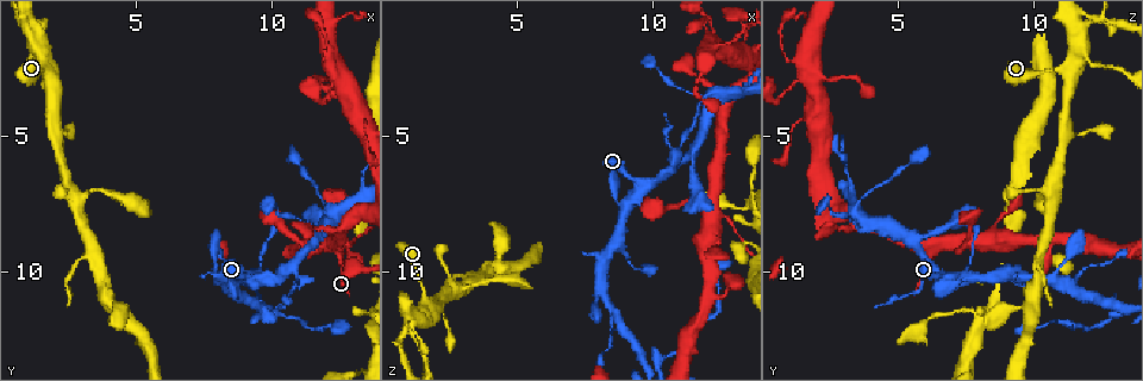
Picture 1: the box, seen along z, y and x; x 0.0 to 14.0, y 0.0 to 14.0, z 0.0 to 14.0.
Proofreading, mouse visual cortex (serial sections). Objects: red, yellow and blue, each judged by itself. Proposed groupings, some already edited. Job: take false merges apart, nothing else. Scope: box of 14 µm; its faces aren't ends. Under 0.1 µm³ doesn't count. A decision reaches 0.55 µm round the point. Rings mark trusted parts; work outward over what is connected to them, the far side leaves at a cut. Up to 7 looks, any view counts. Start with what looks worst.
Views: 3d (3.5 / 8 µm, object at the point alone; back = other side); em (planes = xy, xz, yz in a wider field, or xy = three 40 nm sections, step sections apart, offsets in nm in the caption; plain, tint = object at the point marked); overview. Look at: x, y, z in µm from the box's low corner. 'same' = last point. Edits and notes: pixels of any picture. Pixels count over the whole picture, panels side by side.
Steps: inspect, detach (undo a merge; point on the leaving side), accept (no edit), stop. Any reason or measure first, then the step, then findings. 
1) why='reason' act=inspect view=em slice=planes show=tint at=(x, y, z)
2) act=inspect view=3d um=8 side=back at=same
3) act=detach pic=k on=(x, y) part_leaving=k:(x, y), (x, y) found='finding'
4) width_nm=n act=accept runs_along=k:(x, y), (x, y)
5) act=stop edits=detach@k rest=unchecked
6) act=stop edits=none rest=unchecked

why='sudden change in width' act=inspect view=3d um=3.5 at=(12.2, 2.9, 1.5)

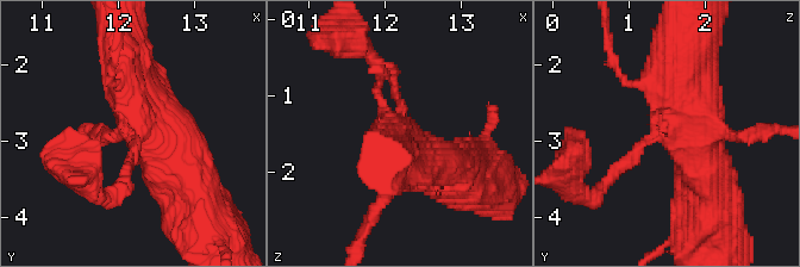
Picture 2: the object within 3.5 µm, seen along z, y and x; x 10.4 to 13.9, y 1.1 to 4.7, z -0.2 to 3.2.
why='shape alone is not enough' act=inspect view=em slice=xy step=5 show=tint at=(12.30, 2.90, 1.60)

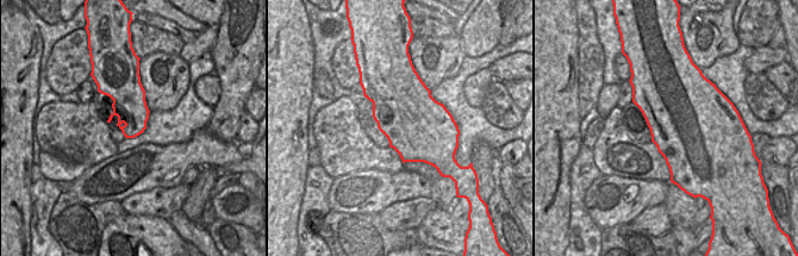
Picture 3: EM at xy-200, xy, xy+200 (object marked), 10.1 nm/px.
act=accept runs_along=2:(193, 199), (123, 63) found='continuous, no second cell'

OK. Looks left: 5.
why='three arms meet' act=inspect view=3d um=8 at=(9.7, 10.3, 6.9)

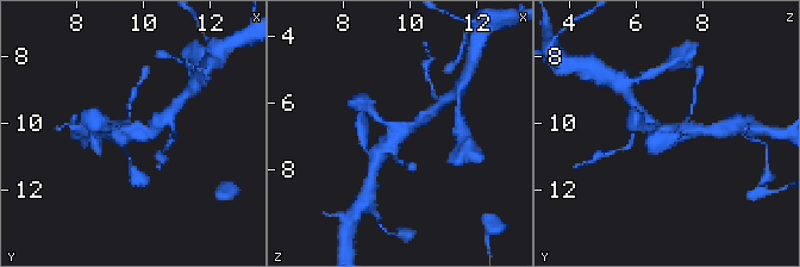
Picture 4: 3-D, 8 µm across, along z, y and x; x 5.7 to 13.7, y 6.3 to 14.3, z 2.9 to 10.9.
why='need the tissue' act=inspect view=em slice=xy step=5 show=tint at=(9.7, 10.3, 6.8)

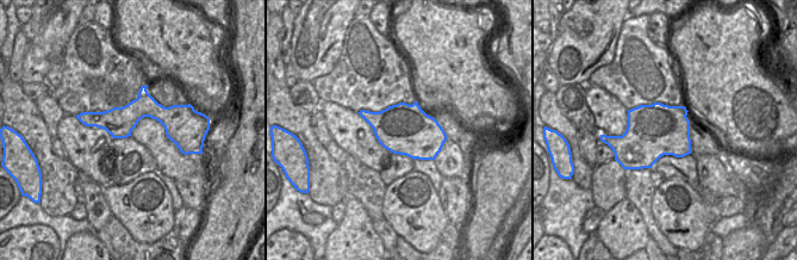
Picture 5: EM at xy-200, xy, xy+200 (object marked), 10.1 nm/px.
act=accept runs_along=4:(372, 110), (397, 129), (376, 159) found='one cell here'

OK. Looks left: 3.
why='a fork' act=inspect view=3d um=8 at=(2.0, 4.9, 11.2)

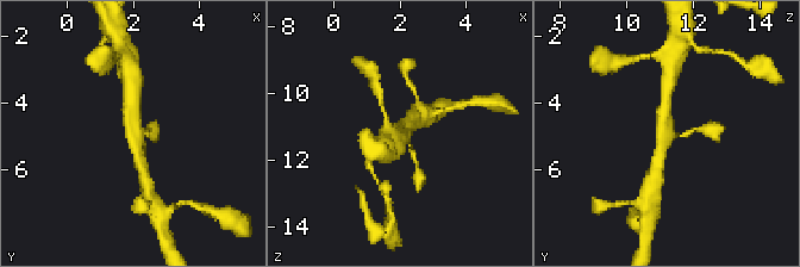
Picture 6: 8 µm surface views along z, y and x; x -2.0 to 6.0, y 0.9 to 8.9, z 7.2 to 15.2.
act=inspect view=em slice=xy step=5 show=tint at=(2.1, 4.8, 11.2)

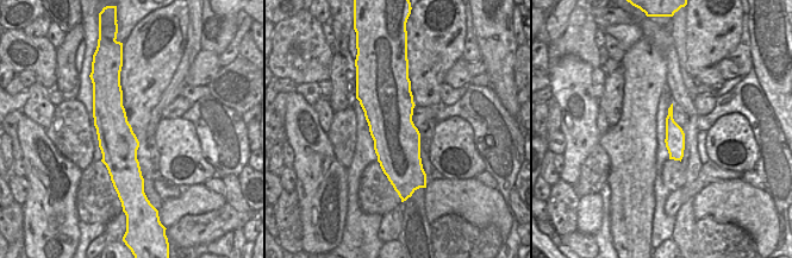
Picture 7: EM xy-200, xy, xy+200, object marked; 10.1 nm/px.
width_nm=500 act=accept runs_along=6:(130, 98), (141, 166) found='all the same cell'

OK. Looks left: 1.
act=stop edits=none rest=unchecked

